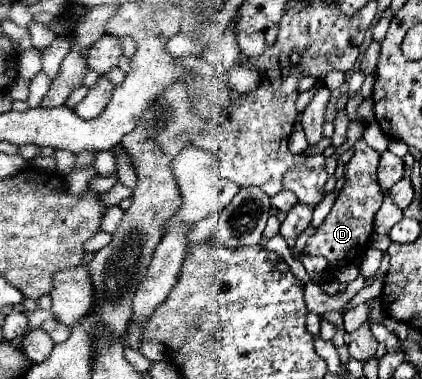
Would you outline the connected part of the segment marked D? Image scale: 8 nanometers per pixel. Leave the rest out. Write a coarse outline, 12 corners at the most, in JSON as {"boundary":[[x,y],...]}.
{"boundary":[[354,144],[330,214],[304,254],[332,268],[364,256],[382,206],[378,152]]}

